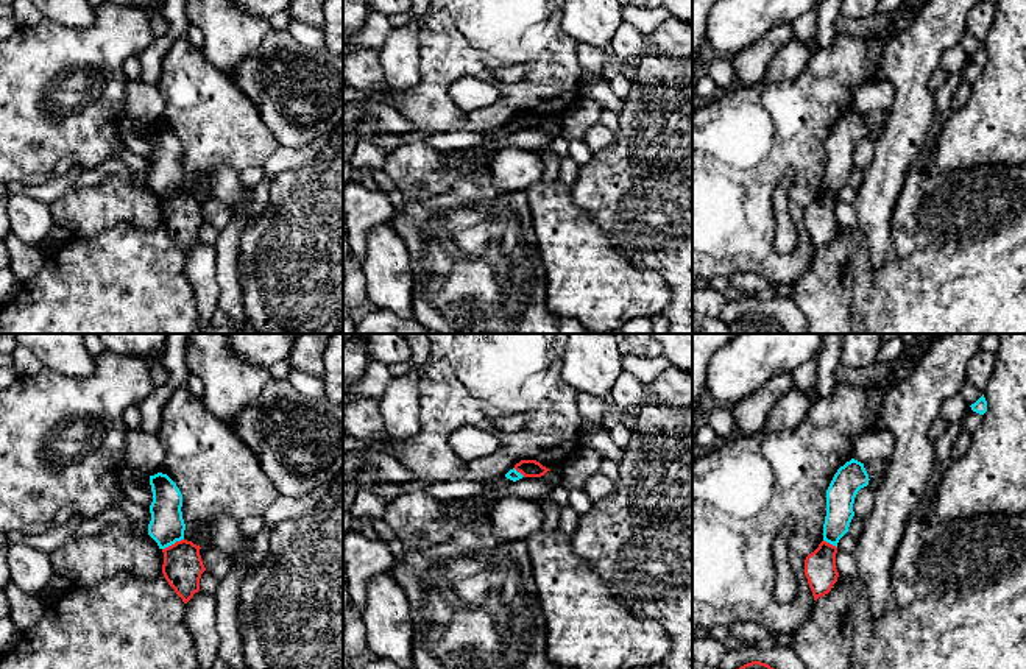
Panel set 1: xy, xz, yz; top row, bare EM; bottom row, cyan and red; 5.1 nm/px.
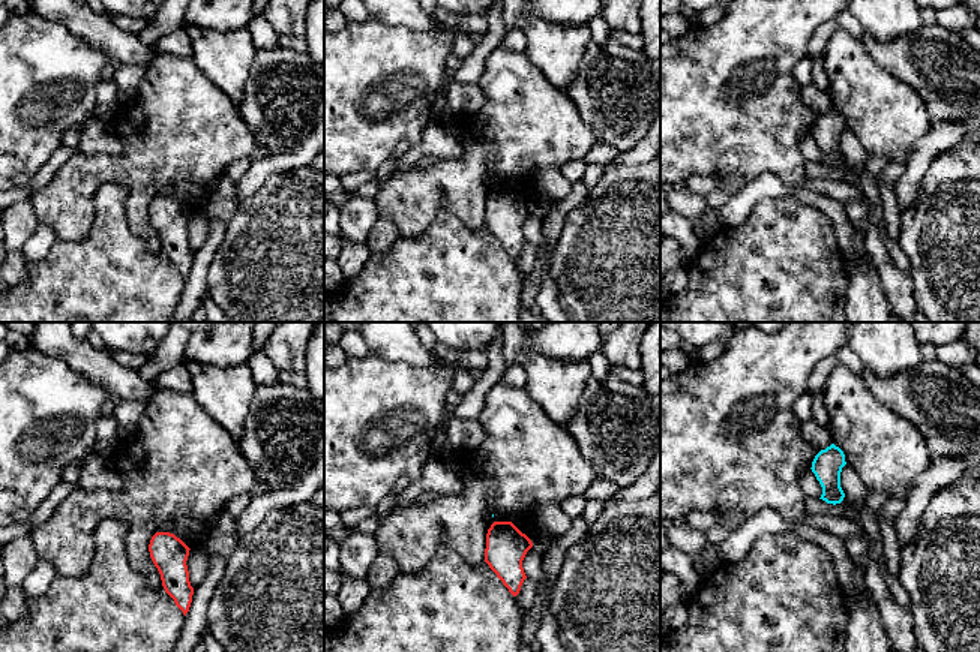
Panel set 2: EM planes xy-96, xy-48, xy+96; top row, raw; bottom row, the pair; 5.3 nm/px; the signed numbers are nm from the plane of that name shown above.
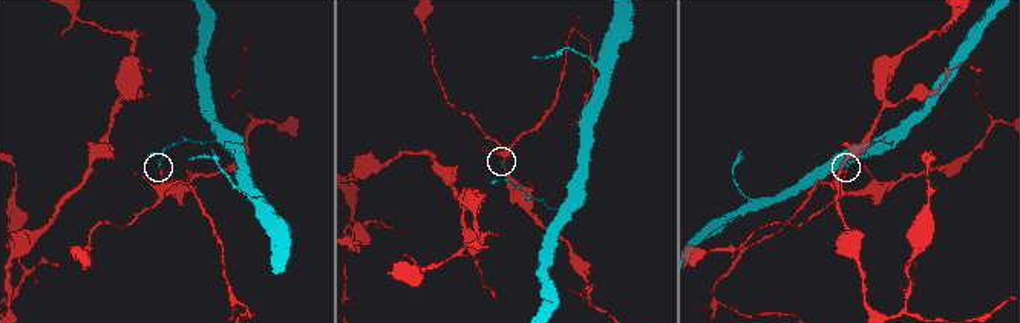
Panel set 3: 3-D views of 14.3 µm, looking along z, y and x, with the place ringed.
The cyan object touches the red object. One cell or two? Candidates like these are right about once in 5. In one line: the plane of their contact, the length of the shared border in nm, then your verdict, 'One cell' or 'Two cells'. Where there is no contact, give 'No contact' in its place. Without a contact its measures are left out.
Touches cyan in xy. Shared border 130 nm. Two cells

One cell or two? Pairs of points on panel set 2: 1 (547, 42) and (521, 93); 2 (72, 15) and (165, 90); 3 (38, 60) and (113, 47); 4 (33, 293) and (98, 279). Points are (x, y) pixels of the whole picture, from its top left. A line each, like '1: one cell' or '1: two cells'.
1: two cells
2: two cells
3: two cells
4: one cell

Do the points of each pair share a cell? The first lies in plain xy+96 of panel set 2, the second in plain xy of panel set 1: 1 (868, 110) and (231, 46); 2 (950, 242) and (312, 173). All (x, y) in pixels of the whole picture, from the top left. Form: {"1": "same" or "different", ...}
{"1": "different", "2": "same"}

